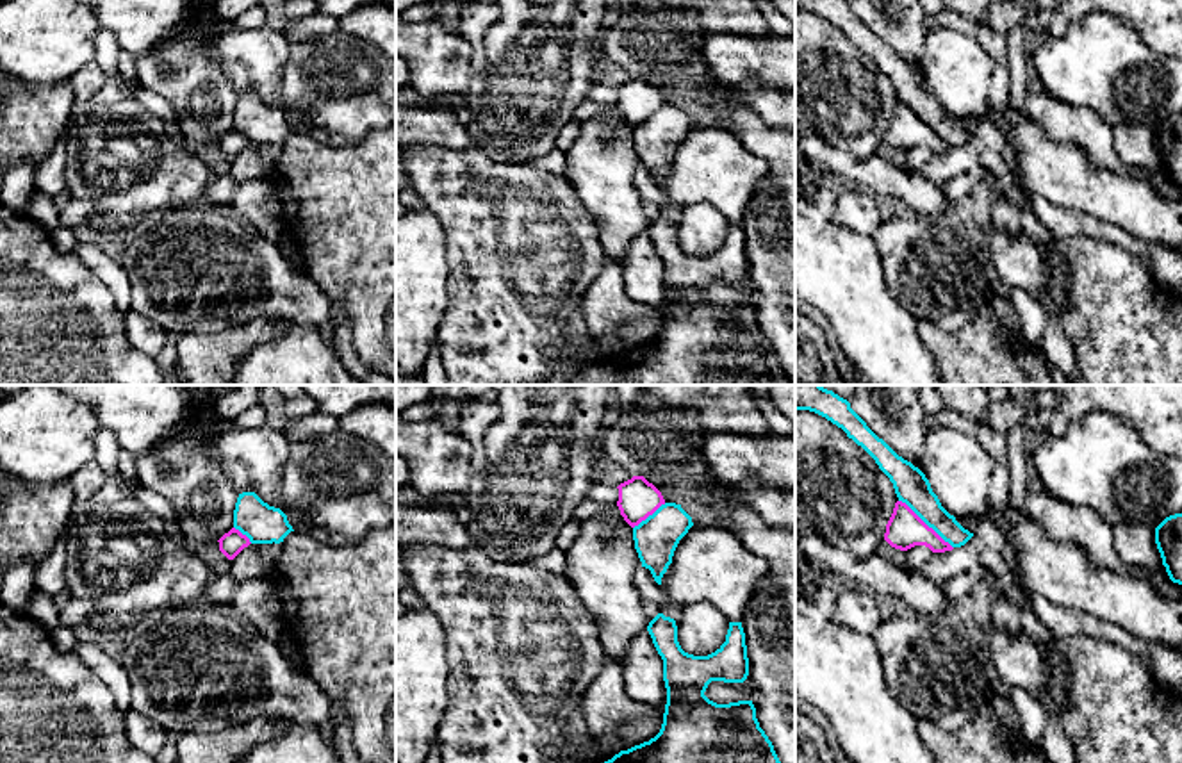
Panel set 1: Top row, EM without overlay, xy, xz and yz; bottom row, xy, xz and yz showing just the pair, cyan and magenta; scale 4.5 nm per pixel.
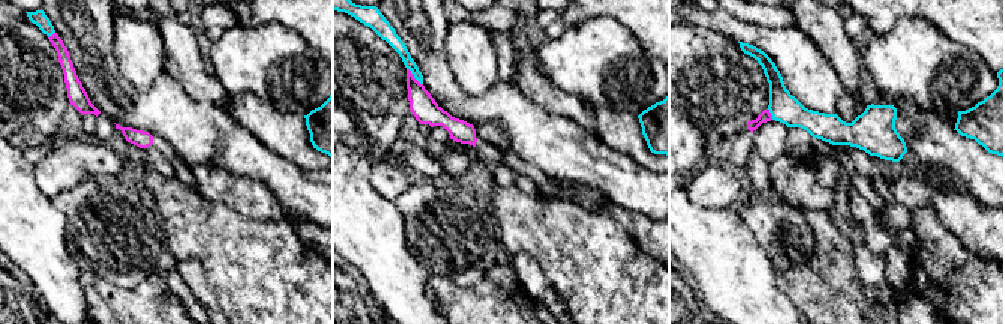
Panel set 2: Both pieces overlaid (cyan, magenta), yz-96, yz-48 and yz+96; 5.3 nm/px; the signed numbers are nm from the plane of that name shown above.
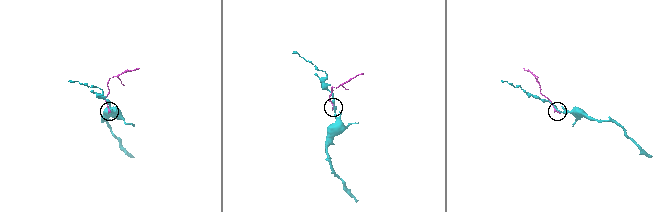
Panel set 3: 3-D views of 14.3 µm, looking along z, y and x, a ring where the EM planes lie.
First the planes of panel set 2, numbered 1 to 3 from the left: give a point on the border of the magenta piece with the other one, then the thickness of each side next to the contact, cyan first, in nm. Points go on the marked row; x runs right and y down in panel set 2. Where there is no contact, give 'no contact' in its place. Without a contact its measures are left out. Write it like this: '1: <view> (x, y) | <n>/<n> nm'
1: yz-96 (51, 35) | 80/70 nm
2: yz-48 (414, 77) | 70/140 nm
3: yz+96 (771, 114) | 160/70 nm

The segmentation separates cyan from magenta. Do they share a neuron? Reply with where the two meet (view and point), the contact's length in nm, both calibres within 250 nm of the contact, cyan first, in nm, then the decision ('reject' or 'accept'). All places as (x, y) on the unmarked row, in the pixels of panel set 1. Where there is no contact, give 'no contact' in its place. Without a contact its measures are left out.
yz (926, 123) | 340 nm | 160/170 nm | reject

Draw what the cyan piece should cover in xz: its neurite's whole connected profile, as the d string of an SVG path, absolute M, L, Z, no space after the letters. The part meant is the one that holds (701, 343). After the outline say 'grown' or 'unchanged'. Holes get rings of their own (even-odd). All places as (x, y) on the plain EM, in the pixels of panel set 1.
M658 214L647 226L663 260L667 305L660 333L612 360L581 369L565 385L792 385L772 342L759 328L752 301L717 305L704 292L711 282L743 283L749 258L742 223L729 223L726 242L708 257L694 257L677 242L676 221Z; unchanged

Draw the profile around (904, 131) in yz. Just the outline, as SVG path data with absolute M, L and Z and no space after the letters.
M902 102L895 103L893 114L886 125L884 141L900 152L907 152L915 146L925 146L932 153L954 150Z

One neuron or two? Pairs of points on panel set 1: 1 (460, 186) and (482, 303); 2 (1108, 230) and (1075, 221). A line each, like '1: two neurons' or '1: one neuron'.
1: one neuron
2: one neuron

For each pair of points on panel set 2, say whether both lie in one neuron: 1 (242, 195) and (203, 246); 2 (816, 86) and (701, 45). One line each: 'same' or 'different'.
1: different
2: different

